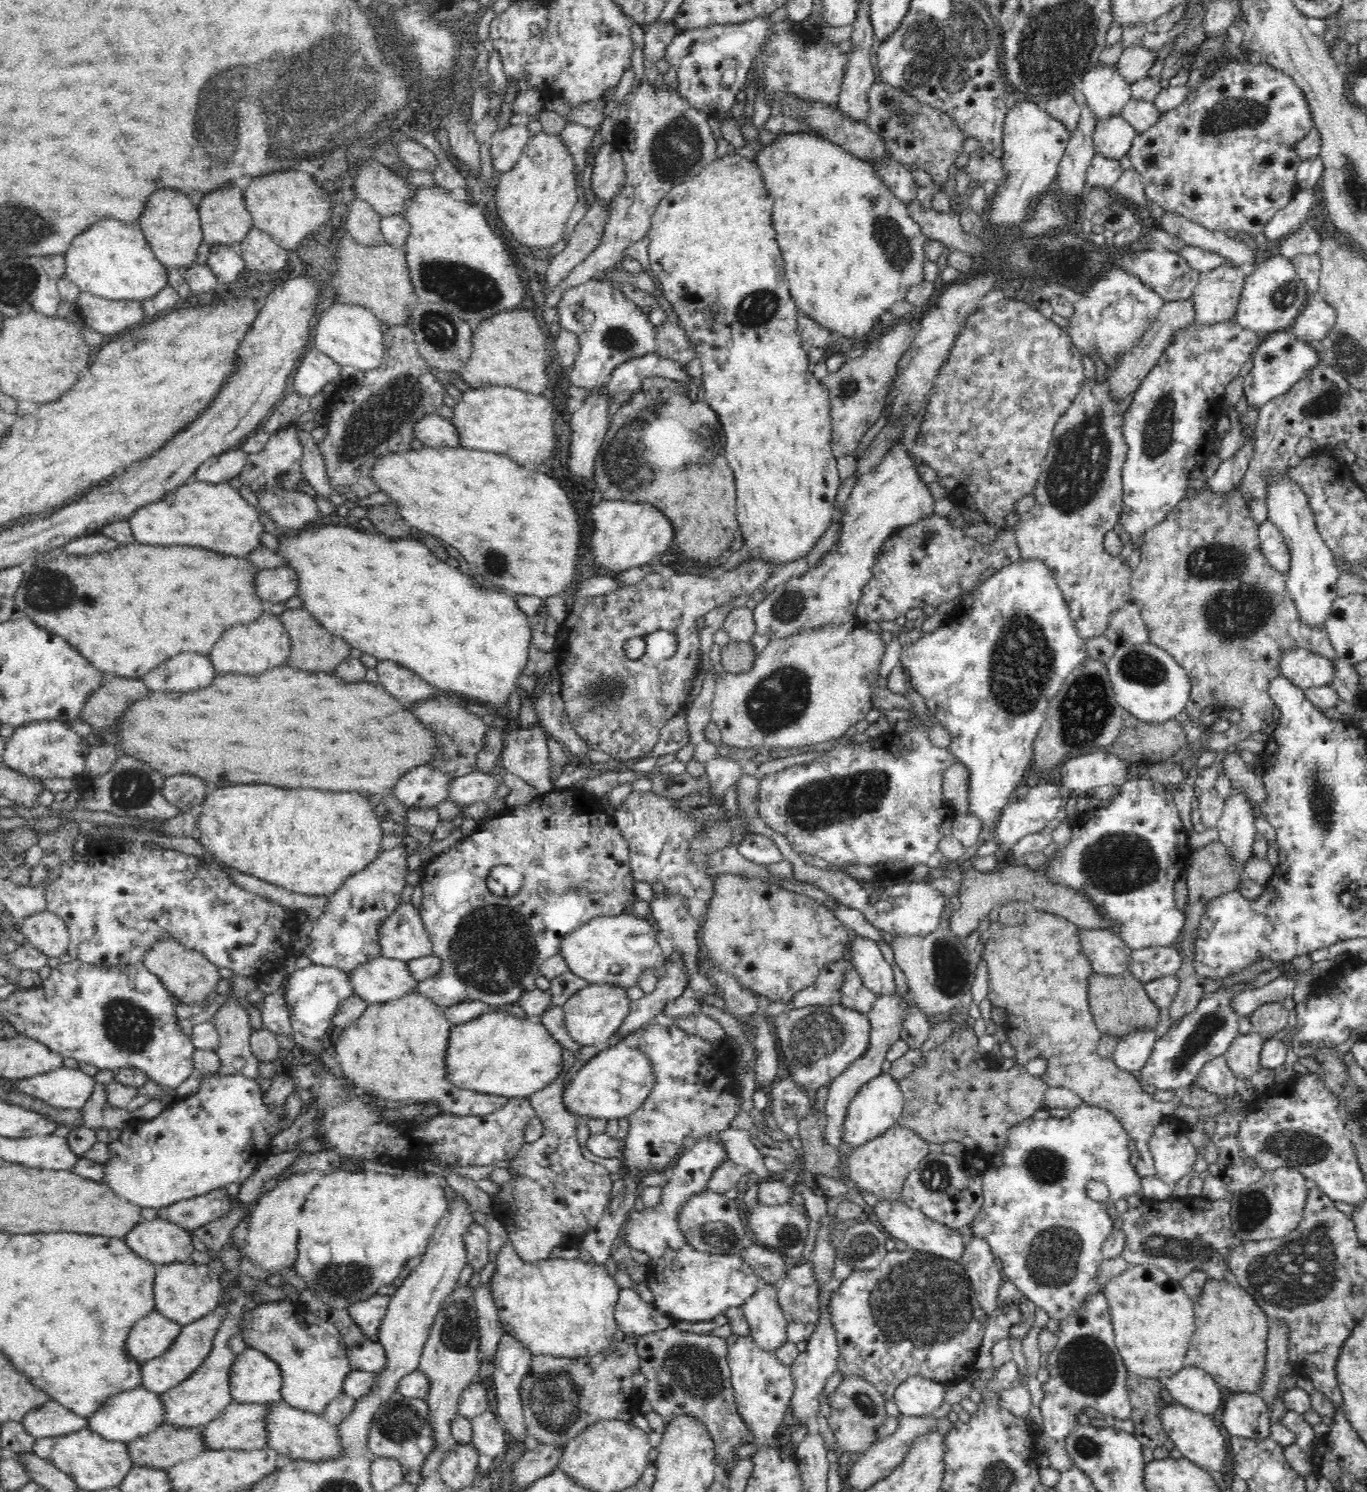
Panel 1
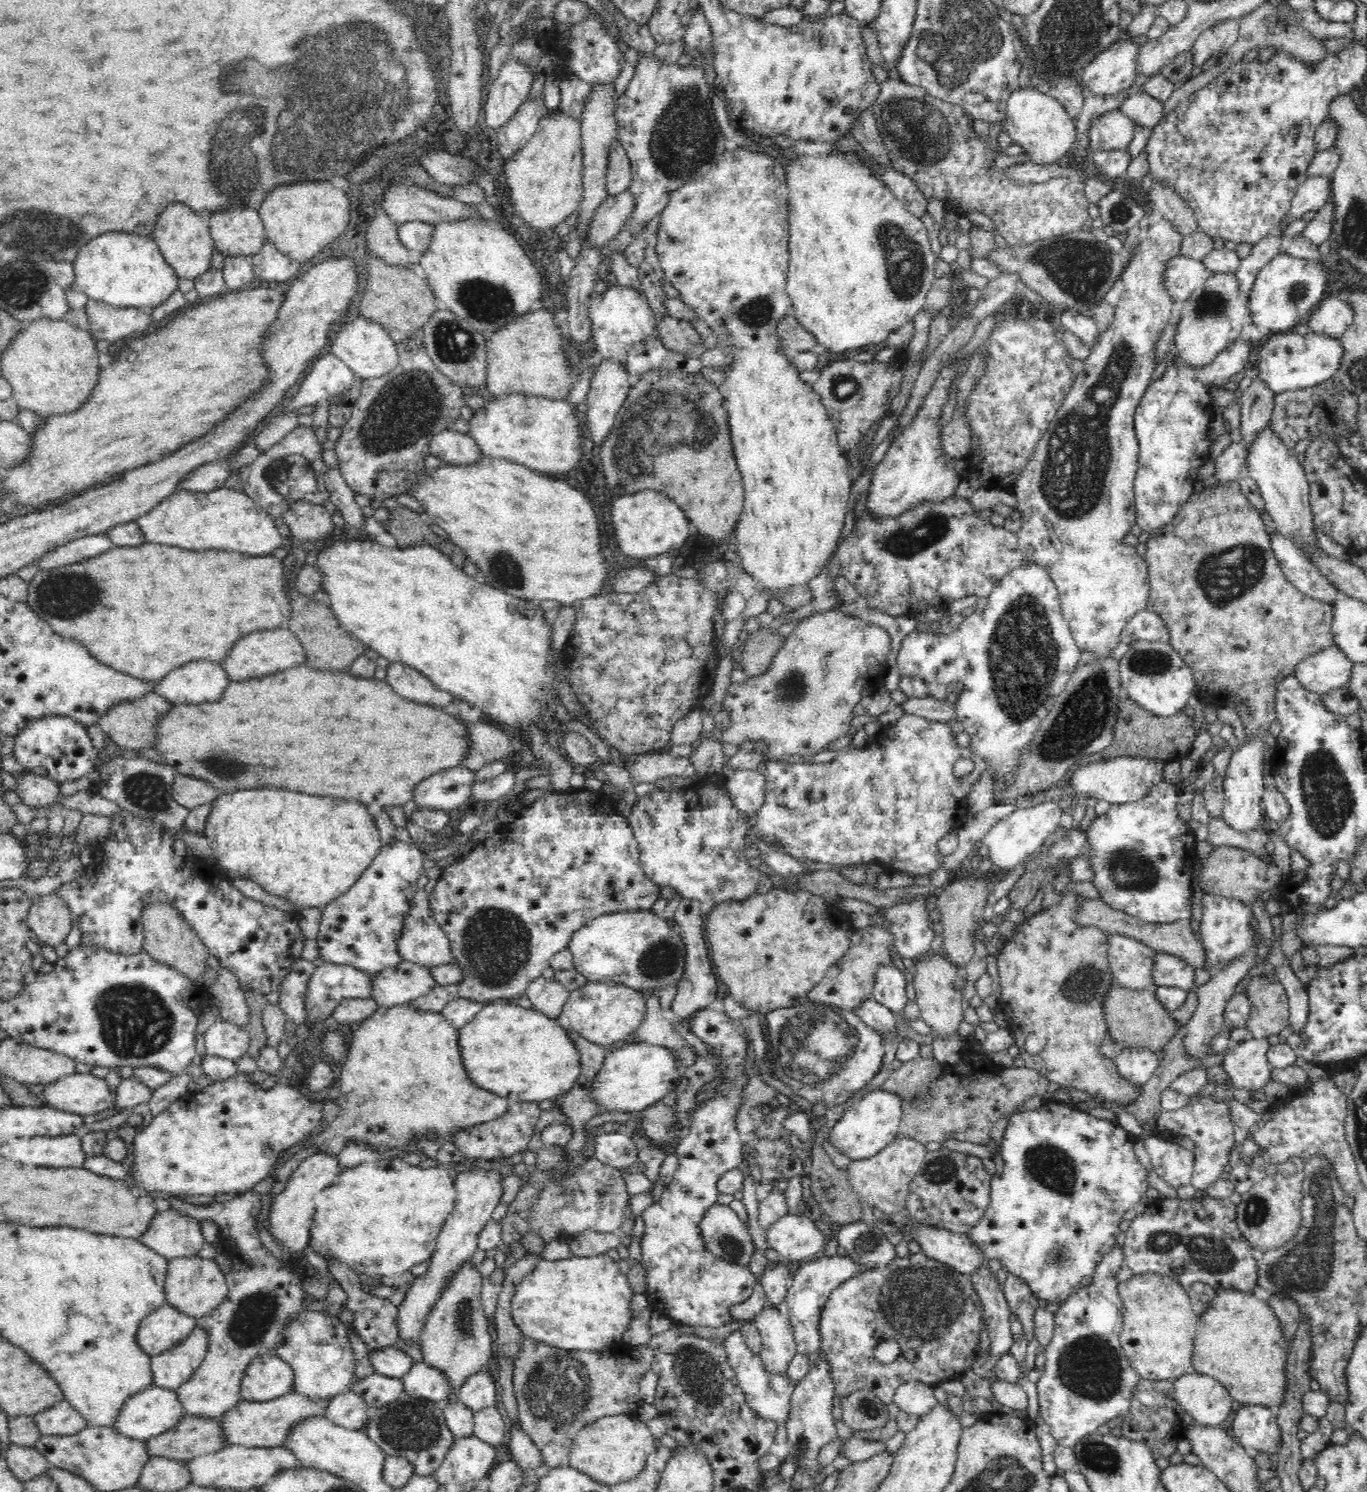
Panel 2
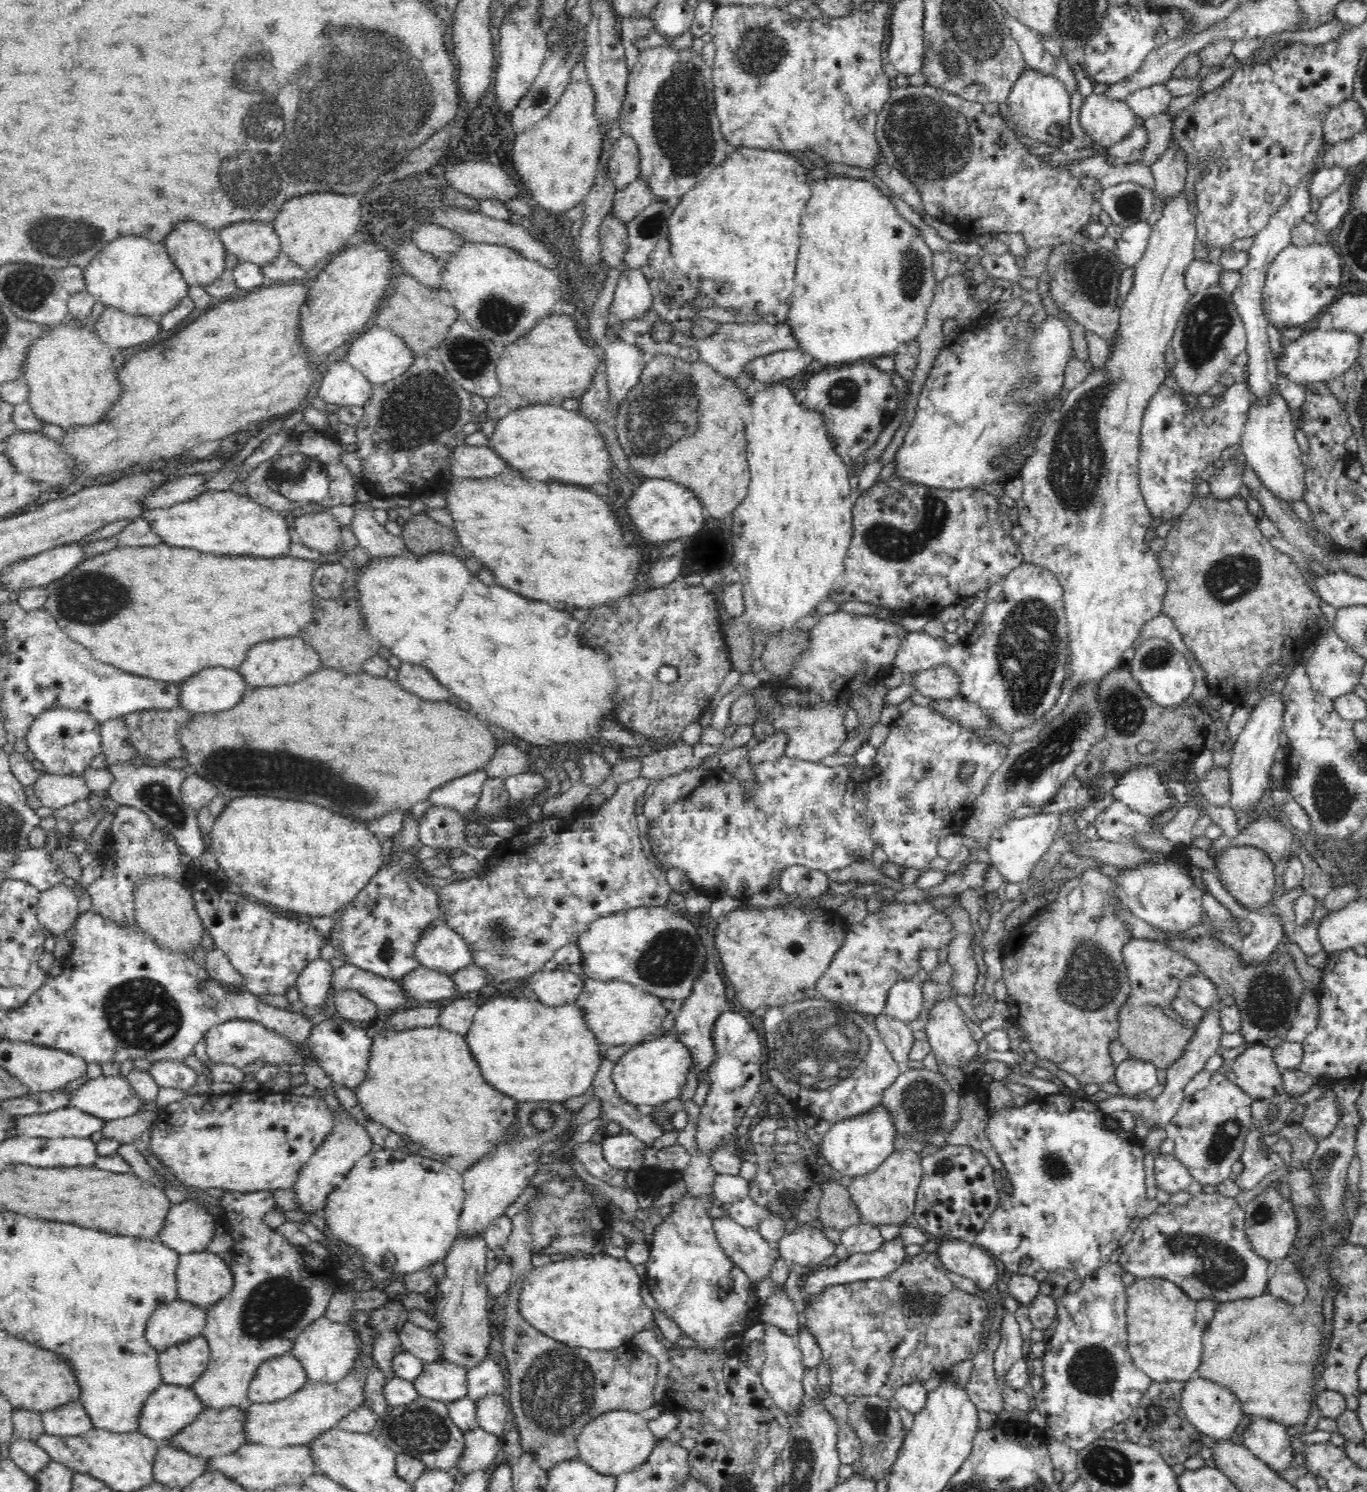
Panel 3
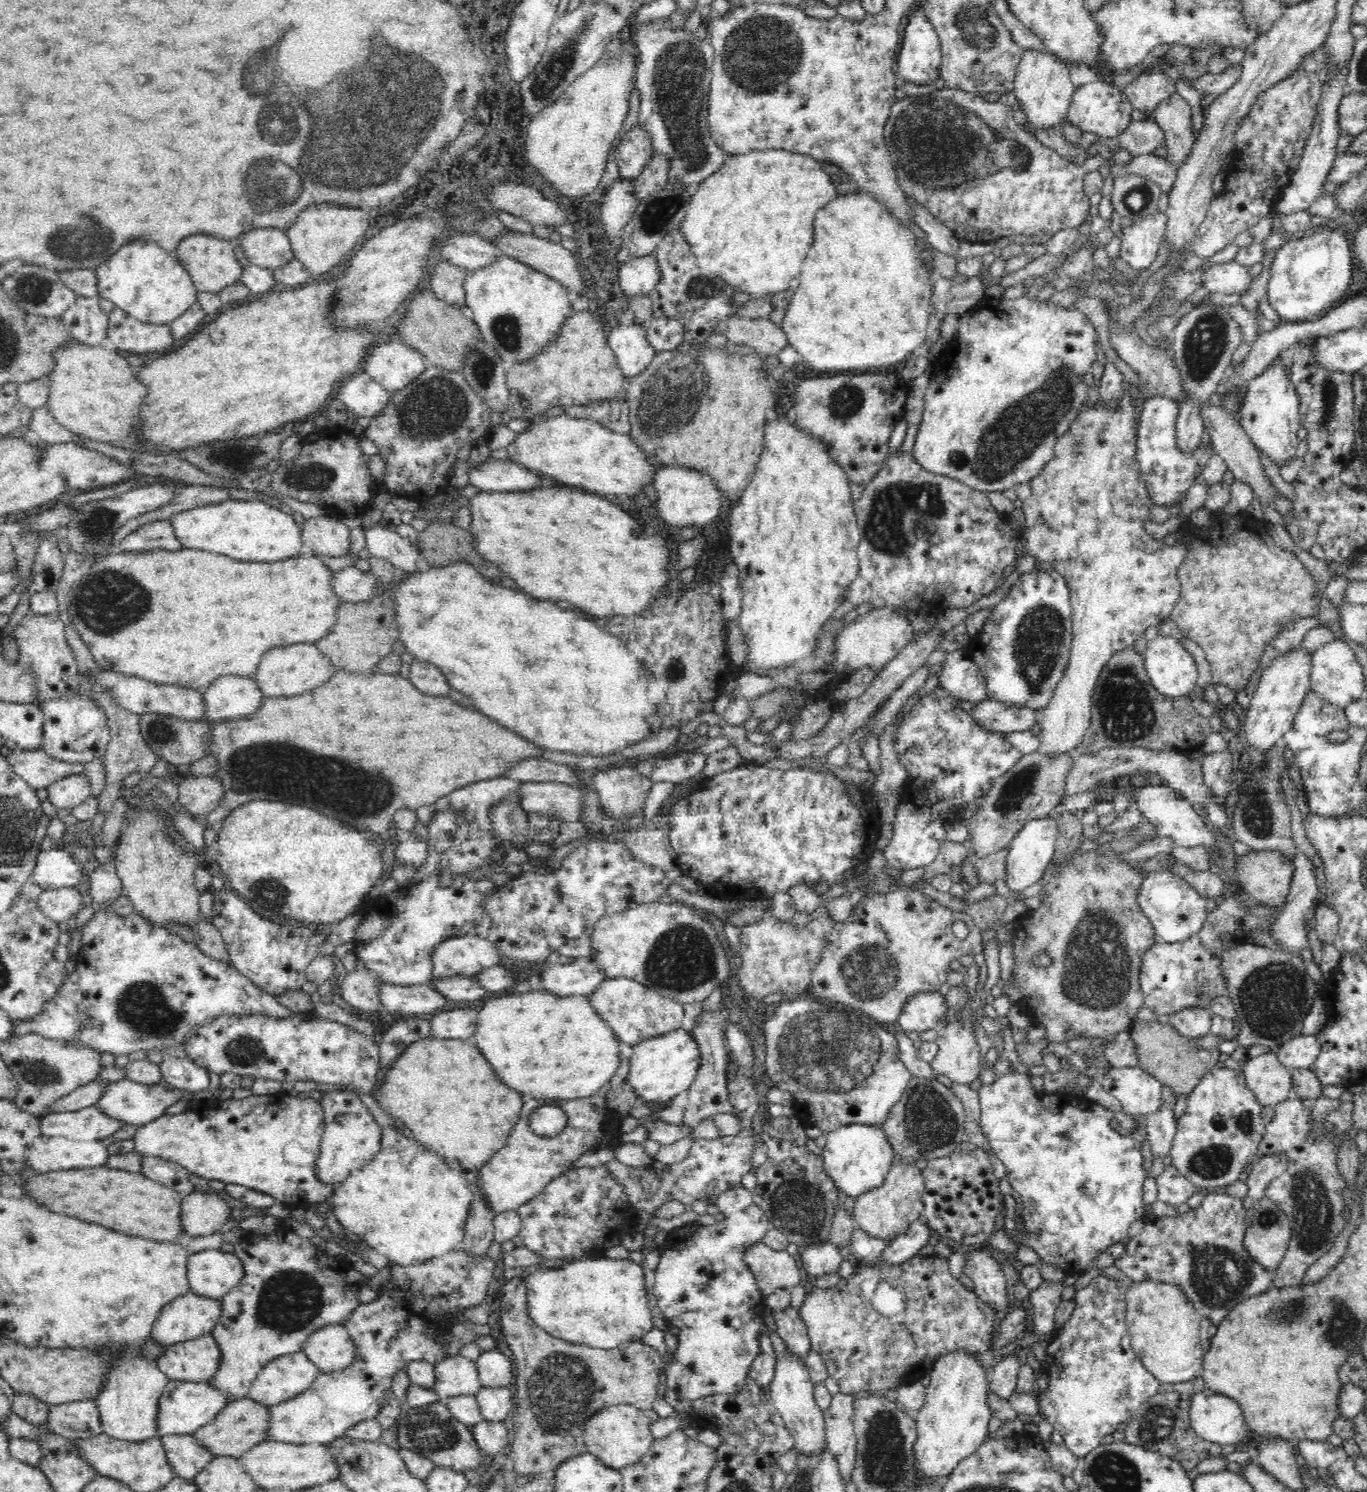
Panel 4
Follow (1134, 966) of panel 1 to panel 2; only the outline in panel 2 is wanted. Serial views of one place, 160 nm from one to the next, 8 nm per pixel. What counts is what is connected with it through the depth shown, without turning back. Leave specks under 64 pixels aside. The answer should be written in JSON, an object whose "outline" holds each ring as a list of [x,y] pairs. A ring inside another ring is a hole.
{"outline":[[[1157,952],[1154,966],[1154,983],[1158,986],[1180,988],[1186,992],[1197,992],[1195,968],[1187,962],[1172,956]]]}

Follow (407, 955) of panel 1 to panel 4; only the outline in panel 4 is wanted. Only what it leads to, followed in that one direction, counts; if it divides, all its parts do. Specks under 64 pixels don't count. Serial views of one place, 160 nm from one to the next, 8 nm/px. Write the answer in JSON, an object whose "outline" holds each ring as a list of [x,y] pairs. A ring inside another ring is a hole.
{"outline":[[[476,934],[452,936],[446,942],[442,942],[436,952],[432,954],[434,963],[431,980],[442,980],[442,978],[452,978],[452,976],[476,977],[482,970],[488,970],[492,966],[500,965],[502,955],[496,947],[496,943],[490,939],[480,938]]]}

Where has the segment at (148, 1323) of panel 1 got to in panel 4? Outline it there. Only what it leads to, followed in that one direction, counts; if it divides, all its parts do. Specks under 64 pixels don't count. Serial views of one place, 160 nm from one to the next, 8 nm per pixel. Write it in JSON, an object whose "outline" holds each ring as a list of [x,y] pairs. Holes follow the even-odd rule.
{"outline":[[[188,1292],[162,1308],[151,1336],[166,1346],[211,1333],[222,1318],[222,1301]]]}

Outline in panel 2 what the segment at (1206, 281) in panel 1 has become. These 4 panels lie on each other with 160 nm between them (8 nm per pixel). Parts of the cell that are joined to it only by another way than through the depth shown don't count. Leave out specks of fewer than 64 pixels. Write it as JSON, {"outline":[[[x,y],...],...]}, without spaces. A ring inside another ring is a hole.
{"outline":[[[1213,273],[1183,303],[1175,330],[1176,357],[1192,370],[1204,370],[1218,358],[1220,352],[1241,338],[1242,328],[1248,322],[1250,311],[1240,298],[1235,274]]]}

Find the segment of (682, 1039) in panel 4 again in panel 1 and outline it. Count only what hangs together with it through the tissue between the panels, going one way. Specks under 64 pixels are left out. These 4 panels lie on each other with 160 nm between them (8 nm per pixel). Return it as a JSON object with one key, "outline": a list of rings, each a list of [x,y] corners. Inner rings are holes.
{"outline":[[[626,1044],[604,1048],[592,1060],[588,1061],[563,1092],[564,1106],[571,1114],[588,1115],[592,1119],[599,1118],[627,1118],[636,1112],[642,1104],[653,1094],[658,1083],[657,1072],[654,1071],[653,1060],[641,1048],[628,1048]]]}

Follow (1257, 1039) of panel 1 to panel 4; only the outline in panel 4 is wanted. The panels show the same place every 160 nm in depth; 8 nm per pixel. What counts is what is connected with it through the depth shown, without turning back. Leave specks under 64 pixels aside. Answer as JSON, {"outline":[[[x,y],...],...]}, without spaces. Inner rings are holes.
{"outline":[[[1268,1053],[1246,1059],[1242,1069],[1247,1086],[1258,1102],[1264,1106],[1276,1107],[1288,1101],[1293,1095],[1293,1077],[1277,1058],[1276,1053]]]}

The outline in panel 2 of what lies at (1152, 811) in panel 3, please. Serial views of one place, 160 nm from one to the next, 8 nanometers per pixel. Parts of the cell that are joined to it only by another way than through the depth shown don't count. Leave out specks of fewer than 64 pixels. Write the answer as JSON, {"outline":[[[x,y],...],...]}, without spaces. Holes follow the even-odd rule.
{"outline":[[[1118,757],[1100,759],[1076,769],[1070,786],[1077,797],[1094,797],[1097,800],[1107,800],[1110,804],[1126,804],[1144,800],[1152,792],[1156,784],[1164,780],[1163,768],[1165,761],[1156,761],[1142,757]]]}

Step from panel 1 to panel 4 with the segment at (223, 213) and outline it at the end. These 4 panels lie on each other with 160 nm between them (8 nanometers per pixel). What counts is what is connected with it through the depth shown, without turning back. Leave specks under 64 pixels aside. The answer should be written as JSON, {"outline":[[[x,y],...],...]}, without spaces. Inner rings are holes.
{"outline":[[[277,228],[250,230],[248,234],[236,238],[238,245],[250,264],[265,269],[278,269],[295,259],[290,237],[286,231]]]}

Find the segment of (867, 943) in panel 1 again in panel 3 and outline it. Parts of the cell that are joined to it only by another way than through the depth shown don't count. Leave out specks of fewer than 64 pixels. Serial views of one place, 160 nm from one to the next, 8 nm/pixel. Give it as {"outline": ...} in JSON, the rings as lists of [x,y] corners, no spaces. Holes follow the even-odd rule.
{"outline":[[[901,981],[890,990],[886,1014],[892,1016],[892,1019],[909,1025],[910,1022],[920,1018],[922,1010],[924,1010],[924,990],[920,982]]]}

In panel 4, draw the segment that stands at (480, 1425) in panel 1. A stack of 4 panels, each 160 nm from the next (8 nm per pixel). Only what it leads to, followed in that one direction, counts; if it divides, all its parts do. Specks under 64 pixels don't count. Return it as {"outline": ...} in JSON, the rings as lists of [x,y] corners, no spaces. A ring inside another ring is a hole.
{"outline":[[[507,1386],[482,1387],[476,1398],[484,1419],[488,1421],[504,1421],[514,1409],[512,1404],[512,1390]]]}

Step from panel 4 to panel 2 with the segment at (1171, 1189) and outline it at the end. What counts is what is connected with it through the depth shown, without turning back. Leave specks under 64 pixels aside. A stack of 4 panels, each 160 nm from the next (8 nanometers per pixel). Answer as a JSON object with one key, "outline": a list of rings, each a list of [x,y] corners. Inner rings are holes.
{"outline":[[[1161,1133],[1144,1140],[1143,1144],[1150,1155],[1153,1170],[1164,1182],[1174,1188],[1191,1184],[1194,1155],[1175,1143],[1174,1136]]]}

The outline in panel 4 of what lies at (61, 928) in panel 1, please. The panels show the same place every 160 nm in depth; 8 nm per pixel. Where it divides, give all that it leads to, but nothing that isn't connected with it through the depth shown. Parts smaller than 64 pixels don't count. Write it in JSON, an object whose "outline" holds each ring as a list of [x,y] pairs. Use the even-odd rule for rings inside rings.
{"outline":[[[76,887],[46,889],[37,896],[39,909],[56,922],[70,921],[83,908],[86,896]]]}

